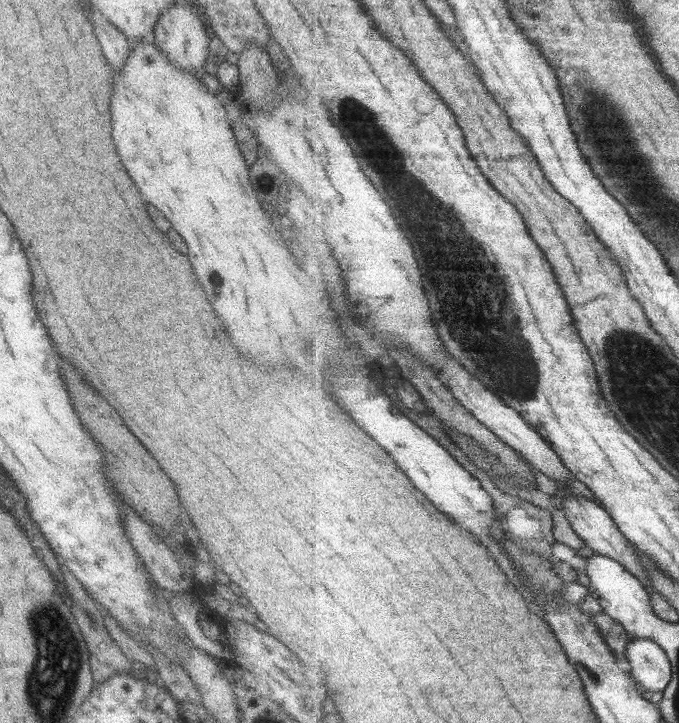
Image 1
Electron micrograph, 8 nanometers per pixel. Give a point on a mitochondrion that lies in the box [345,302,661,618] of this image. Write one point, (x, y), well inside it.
(508, 364)

